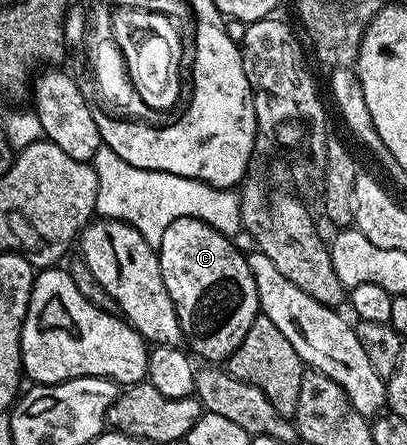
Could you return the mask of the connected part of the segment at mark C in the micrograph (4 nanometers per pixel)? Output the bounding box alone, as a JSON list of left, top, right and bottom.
[158,217,260,363]

